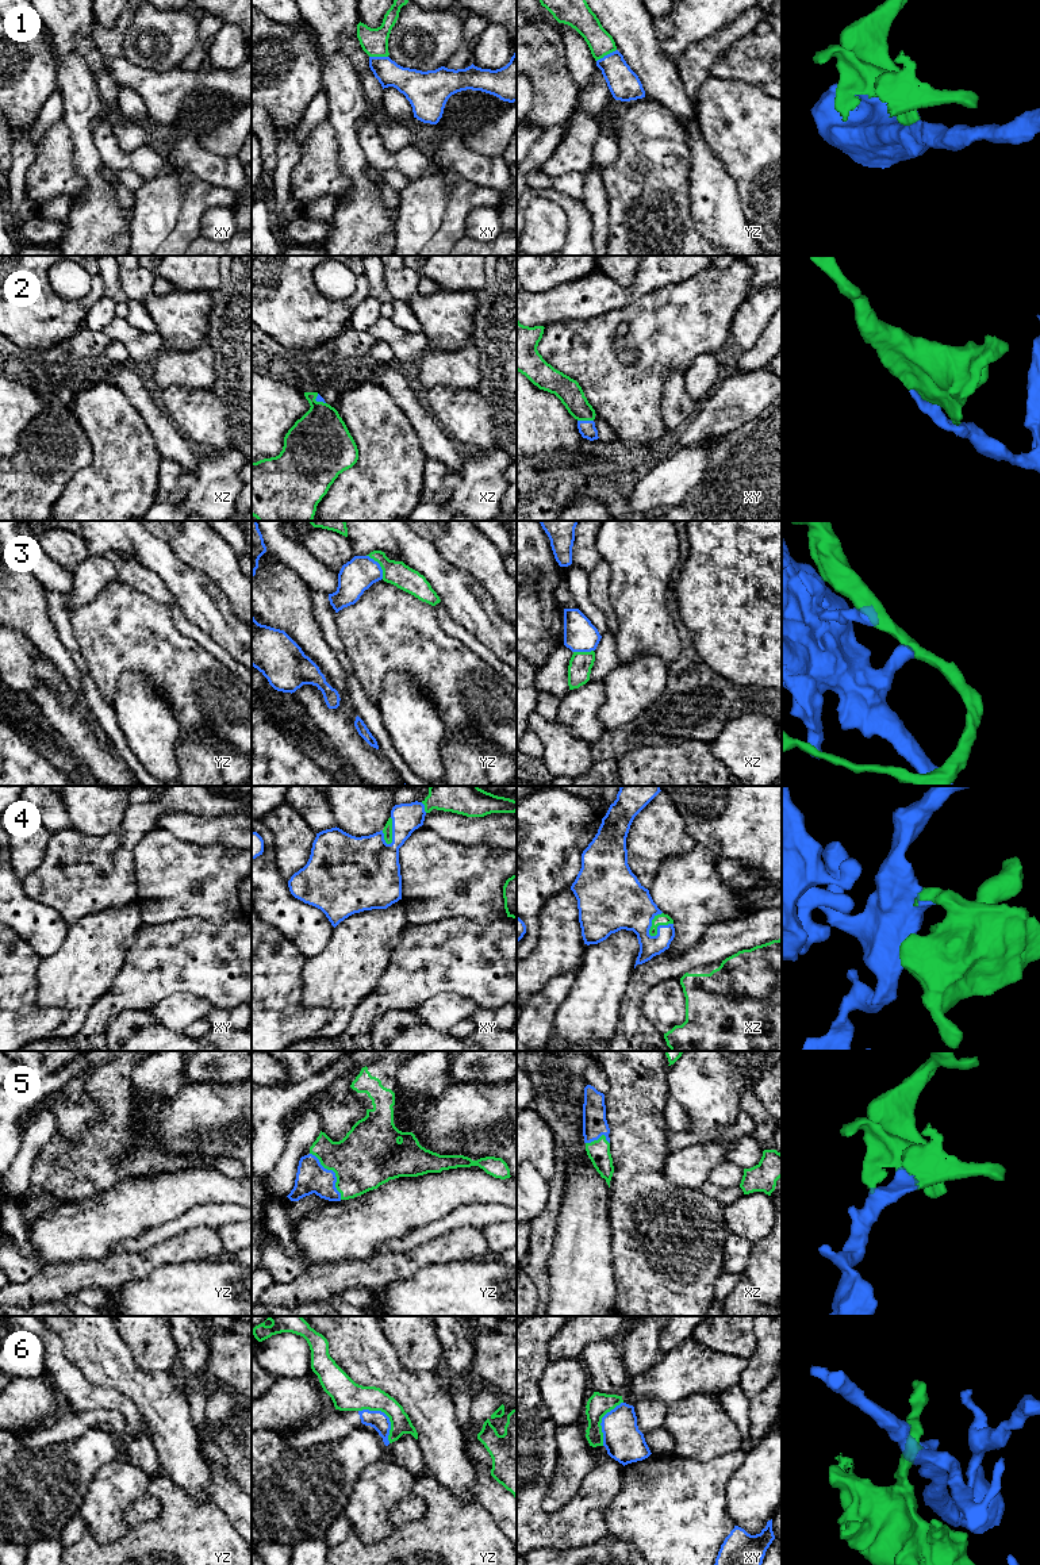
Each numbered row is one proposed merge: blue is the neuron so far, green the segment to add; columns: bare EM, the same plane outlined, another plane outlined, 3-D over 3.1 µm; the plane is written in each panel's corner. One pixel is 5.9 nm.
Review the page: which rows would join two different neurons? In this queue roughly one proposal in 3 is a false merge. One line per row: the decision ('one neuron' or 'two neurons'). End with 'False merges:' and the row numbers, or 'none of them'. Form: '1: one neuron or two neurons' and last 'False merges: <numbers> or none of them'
1: two neurons
2: one neuron
3: two neurons
4: one neuron
5: one neuron
6: two neurons
False merges: 1, 3, 6

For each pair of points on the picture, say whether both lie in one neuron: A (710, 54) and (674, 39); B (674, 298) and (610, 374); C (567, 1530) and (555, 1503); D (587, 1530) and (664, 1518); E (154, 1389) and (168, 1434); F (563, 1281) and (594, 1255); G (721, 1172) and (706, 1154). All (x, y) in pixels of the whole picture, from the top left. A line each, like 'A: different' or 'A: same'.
A: different
B: same
C: different
D: different
E: same
F: same
G: different

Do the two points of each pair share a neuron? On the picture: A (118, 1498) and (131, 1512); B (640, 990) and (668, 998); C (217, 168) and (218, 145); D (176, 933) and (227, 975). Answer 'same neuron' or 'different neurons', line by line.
A: different neurons
B: different neurons
C: different neurons
D: same neuron

